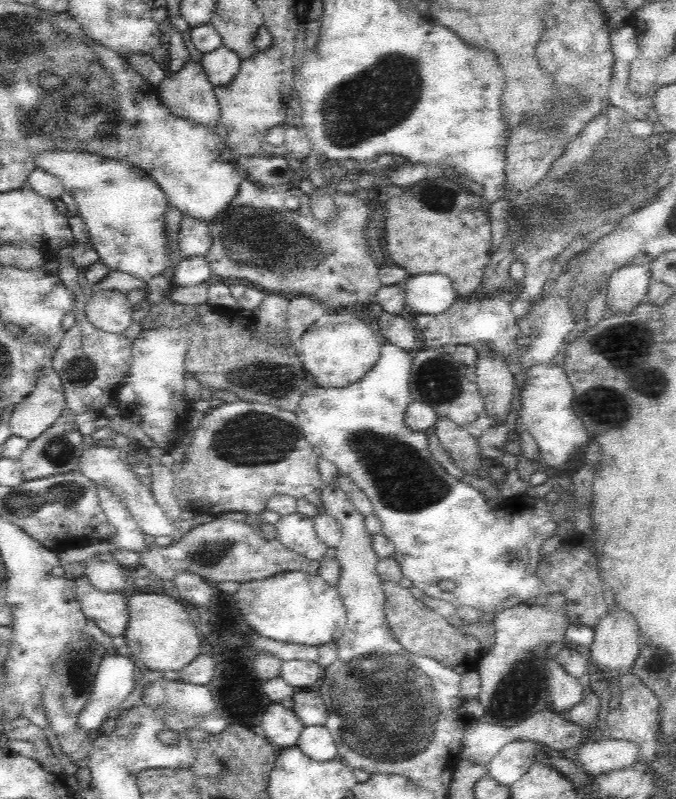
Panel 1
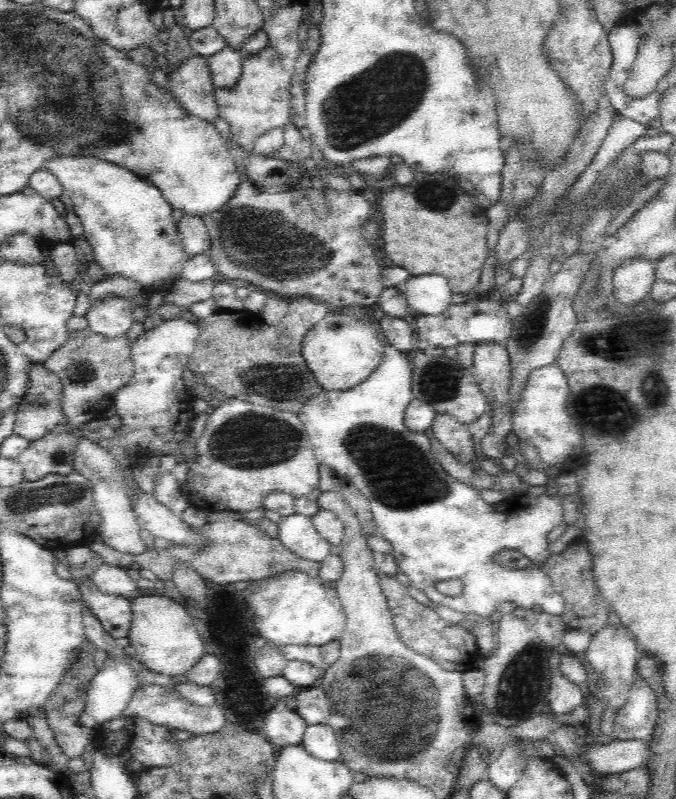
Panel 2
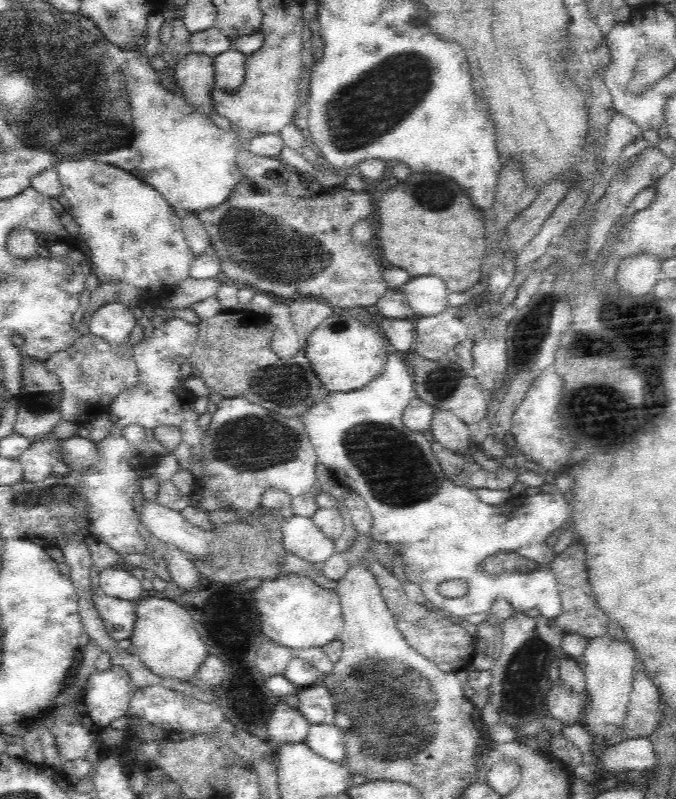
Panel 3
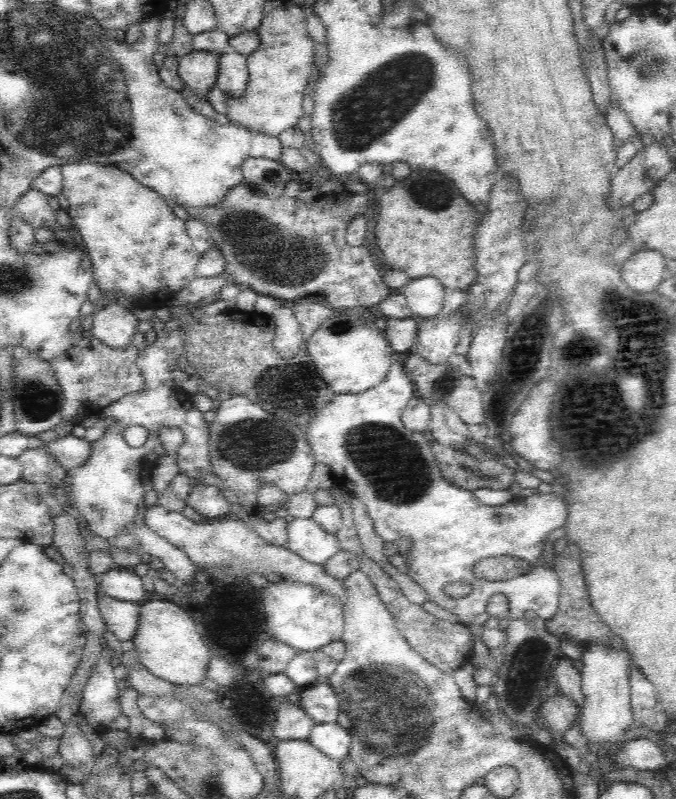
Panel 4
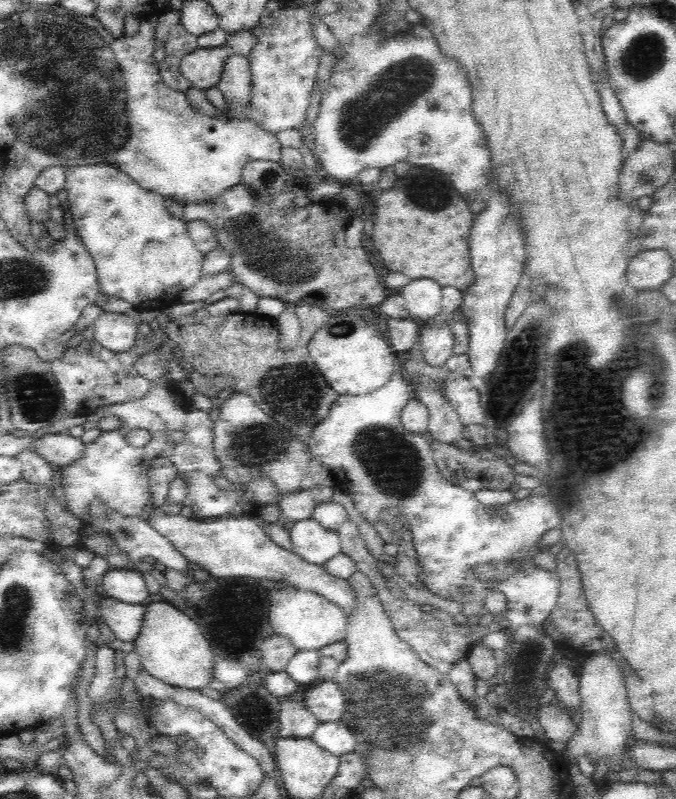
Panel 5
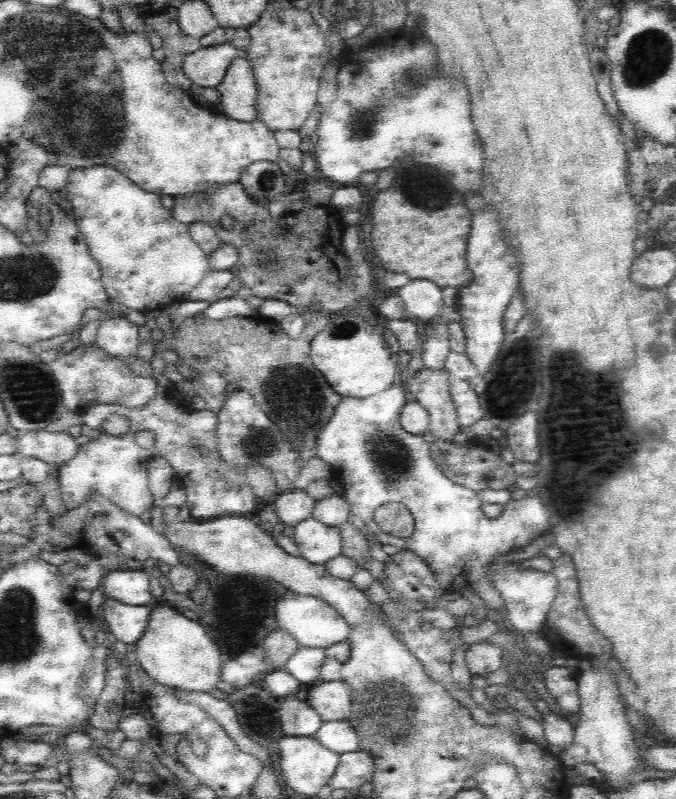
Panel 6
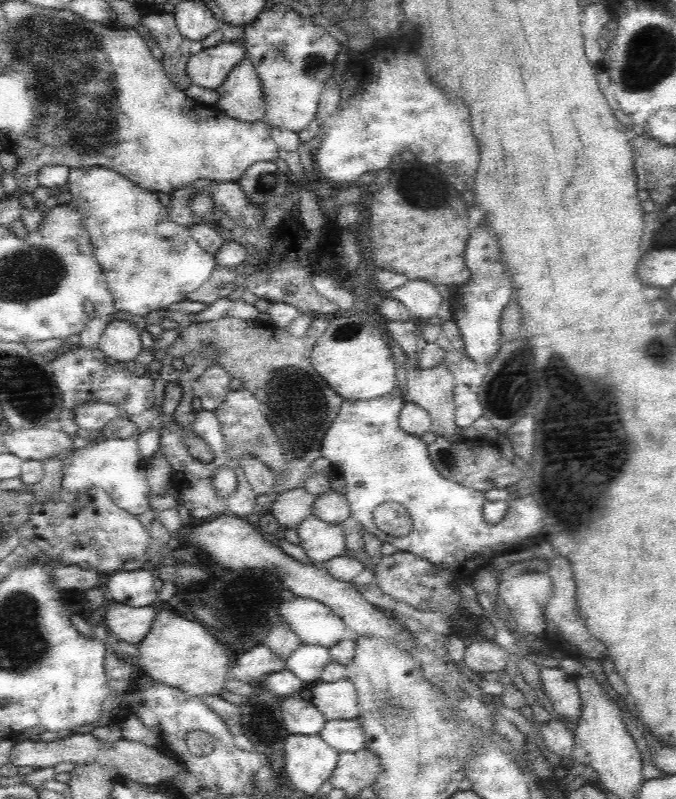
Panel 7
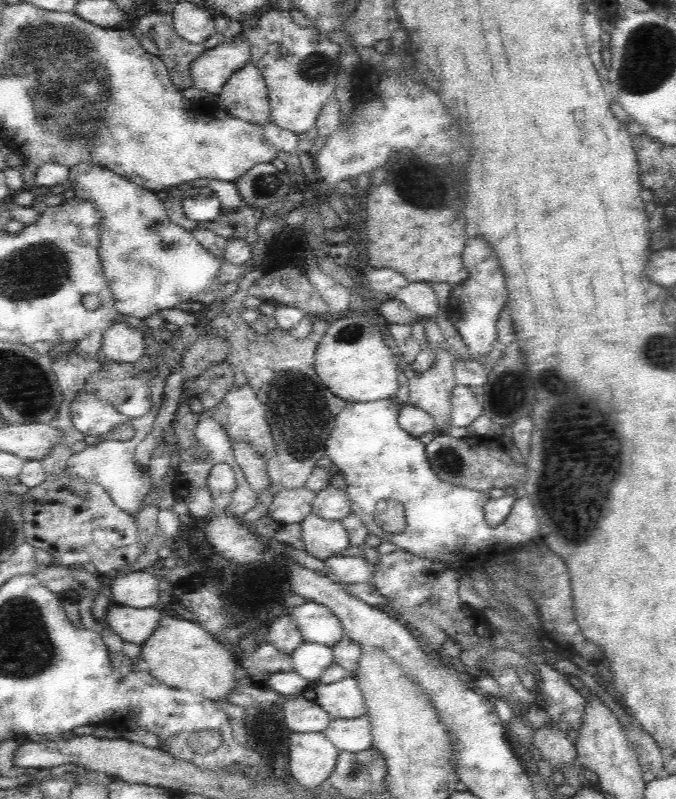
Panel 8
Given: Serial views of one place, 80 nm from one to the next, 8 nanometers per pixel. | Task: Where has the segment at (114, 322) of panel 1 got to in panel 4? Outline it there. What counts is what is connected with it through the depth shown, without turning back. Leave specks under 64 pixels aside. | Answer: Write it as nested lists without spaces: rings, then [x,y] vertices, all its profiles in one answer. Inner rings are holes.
[[[110,303],[93,314],[92,337],[112,349],[127,348],[132,341],[139,320],[124,305]]]

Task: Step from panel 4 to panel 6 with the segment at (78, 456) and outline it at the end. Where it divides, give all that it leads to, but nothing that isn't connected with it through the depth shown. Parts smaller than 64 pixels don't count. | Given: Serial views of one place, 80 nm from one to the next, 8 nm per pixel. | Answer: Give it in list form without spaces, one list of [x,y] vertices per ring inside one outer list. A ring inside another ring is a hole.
[[[68,430],[20,433],[16,439],[17,455],[38,458],[57,467],[72,460],[78,454],[79,448],[78,441]]]

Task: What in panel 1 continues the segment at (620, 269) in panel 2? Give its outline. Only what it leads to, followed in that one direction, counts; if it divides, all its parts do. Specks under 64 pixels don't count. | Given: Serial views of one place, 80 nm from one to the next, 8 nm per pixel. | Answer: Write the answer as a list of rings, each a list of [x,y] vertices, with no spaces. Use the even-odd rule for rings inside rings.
[[[636,264],[614,271],[610,275],[605,298],[609,316],[632,312],[646,298],[651,280],[649,269]]]

